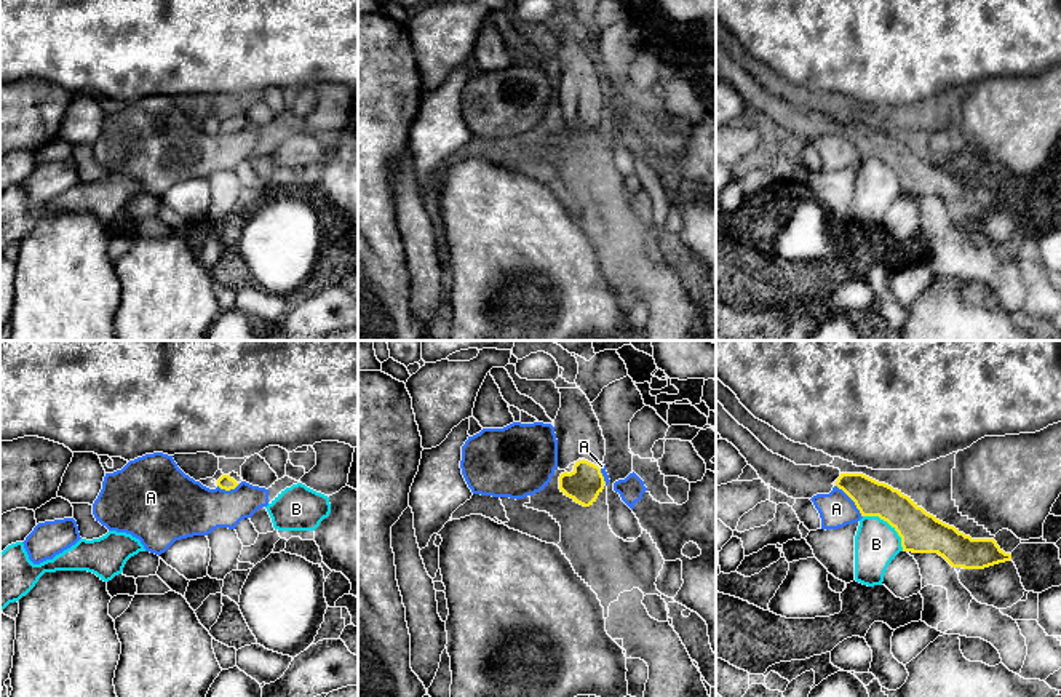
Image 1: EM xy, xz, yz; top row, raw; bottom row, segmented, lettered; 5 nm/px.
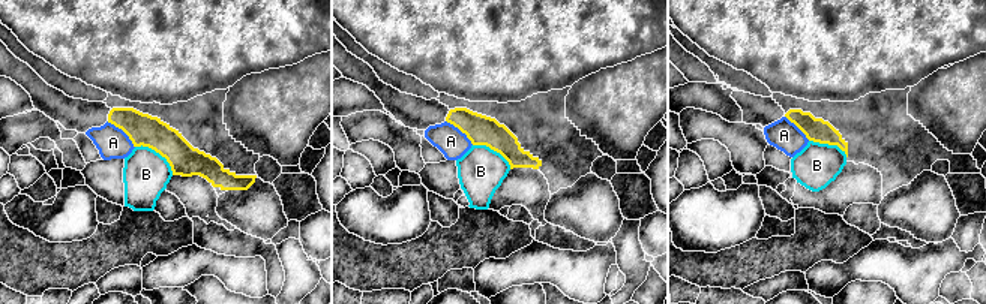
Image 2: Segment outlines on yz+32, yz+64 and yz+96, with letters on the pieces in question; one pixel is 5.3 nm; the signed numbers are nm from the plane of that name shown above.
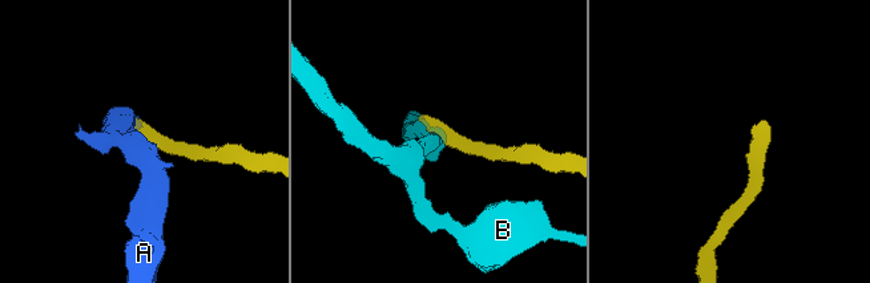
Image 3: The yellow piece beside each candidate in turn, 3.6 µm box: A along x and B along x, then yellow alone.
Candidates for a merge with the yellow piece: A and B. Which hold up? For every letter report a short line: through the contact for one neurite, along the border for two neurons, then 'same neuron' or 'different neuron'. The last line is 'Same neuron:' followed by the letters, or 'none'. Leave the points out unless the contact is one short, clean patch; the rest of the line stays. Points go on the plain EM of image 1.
A: line yz (836, 127), (854, 144), (862, 159); different neuron
B: line yz (863, 157), (882, 160), (900, 179), (903, 192); different neuron
Same neuron: none

